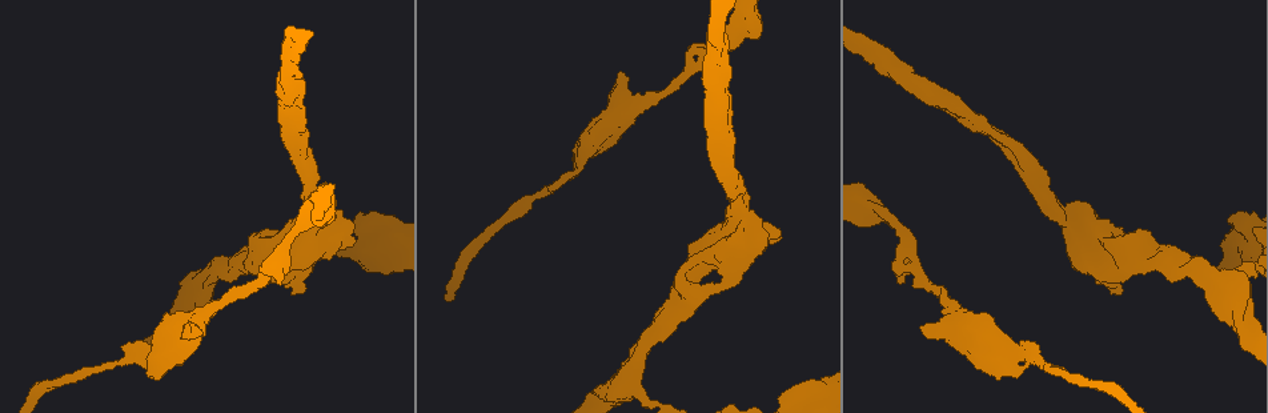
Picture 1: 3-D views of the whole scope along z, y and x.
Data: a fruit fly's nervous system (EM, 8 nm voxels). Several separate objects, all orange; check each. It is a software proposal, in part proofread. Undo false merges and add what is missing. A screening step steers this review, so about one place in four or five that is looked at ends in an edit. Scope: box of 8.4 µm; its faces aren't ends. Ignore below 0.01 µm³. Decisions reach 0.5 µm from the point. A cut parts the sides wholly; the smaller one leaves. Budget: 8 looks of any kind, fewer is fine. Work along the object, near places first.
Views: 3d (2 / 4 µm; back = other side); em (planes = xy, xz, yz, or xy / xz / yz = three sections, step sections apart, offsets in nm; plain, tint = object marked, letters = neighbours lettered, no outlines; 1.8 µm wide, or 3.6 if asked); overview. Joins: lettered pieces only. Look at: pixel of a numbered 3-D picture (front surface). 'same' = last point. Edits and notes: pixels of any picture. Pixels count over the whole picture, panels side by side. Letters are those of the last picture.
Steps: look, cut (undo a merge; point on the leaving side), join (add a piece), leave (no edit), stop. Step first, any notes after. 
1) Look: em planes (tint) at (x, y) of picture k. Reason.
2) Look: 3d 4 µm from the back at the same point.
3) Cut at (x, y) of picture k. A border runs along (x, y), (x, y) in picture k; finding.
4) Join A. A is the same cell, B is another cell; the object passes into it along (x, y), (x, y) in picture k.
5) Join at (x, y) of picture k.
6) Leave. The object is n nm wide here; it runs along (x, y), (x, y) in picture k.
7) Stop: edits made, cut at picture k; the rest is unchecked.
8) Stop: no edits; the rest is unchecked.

Look: em planes (tint) at (909, 274) of picture 1. Tapers out.

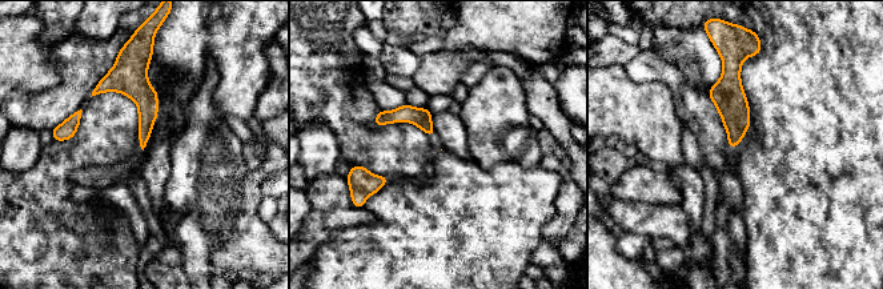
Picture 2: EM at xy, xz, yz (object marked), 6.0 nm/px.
Look: em planes (letters) at the same point.

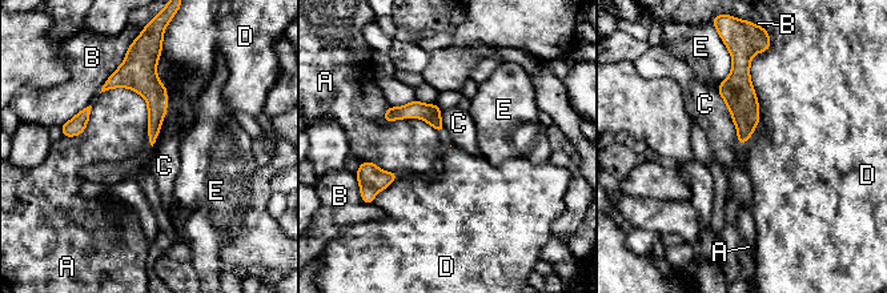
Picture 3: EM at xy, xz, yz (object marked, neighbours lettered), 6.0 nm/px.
Leave. The longest contact is with A, 340 nm; A, B, C, D and E are other cells; a border runs along (754, 53), (750, 81), (759, 107) in picture 3; none of them fits.

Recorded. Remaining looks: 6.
Look: em xz step 4 (letters) at (919, 326) of picture 1. Branch stops here.

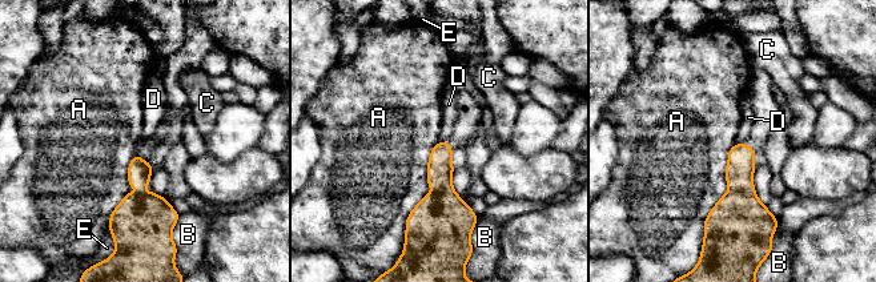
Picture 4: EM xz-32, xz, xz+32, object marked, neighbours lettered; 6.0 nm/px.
Look: em planes (letters) at the same point.

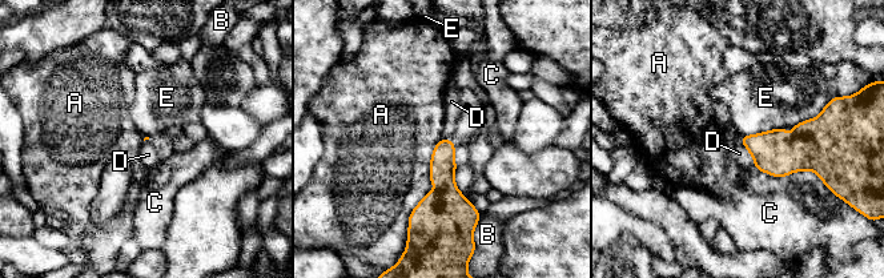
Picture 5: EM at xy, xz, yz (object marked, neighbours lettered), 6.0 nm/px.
Leave. The longest contact is with A, 280 nm; A, B, C, D and E are other cells; a border runs along (442, 138), (433, 150), (430, 184) in picture 5; none of them fits.

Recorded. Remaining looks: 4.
Look: em 3.6 µm planes (letters) at (763, 234) of picture 1. Calibre changes.

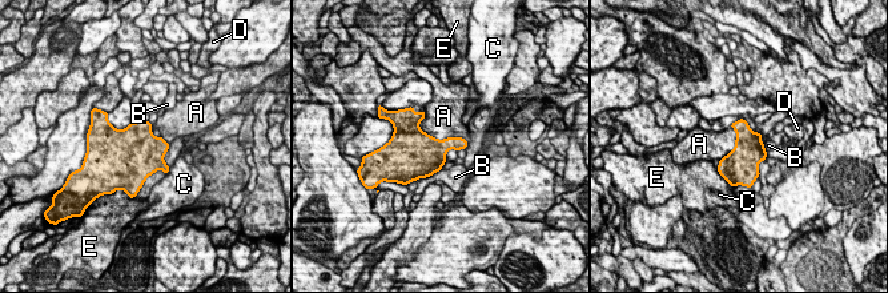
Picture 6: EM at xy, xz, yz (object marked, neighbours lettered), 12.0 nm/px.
Leave. A, B, C, D and E are other cells; continuous, no second neuron.

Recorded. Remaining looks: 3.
Stop: no edits; the rest is unchecked.

